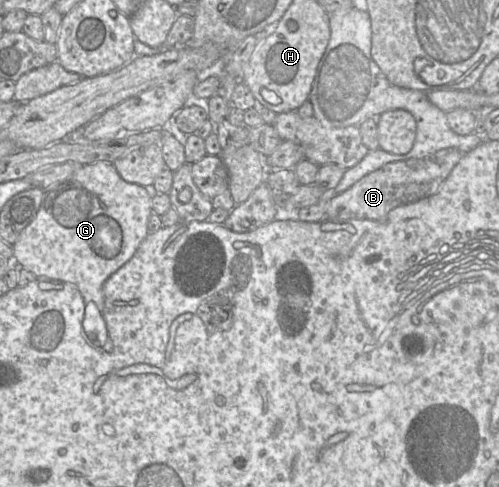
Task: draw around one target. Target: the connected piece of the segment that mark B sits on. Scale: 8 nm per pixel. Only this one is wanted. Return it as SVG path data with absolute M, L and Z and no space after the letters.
M446 148L423 158L385 164L361 178L348 190L332 197L328 202L325 218L328 221L382 221L396 207L418 201L436 192L465 154L467 153L456 148Z

